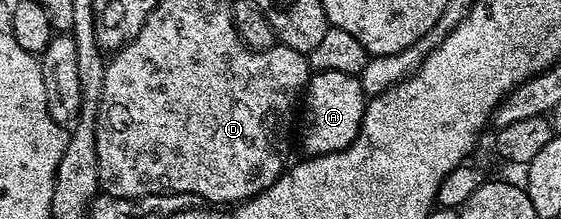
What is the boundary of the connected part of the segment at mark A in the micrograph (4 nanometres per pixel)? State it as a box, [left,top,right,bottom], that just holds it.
[300,73,366,155]

